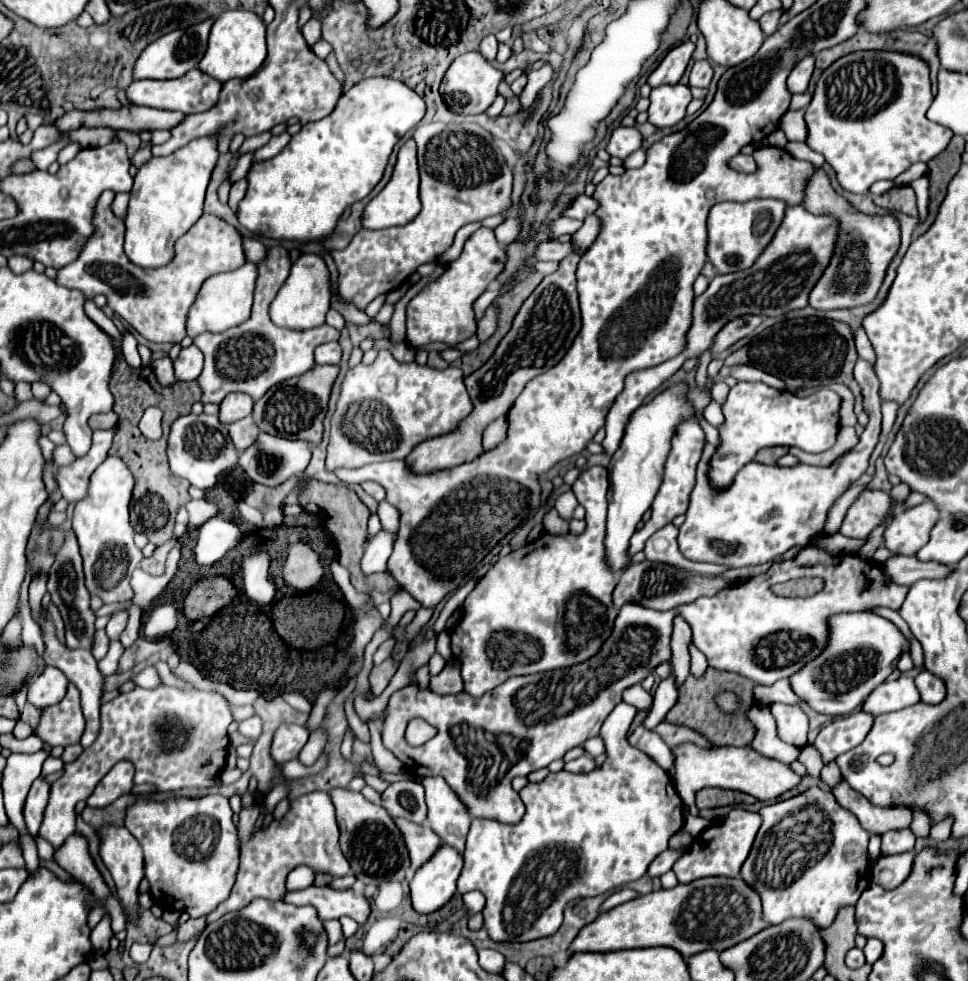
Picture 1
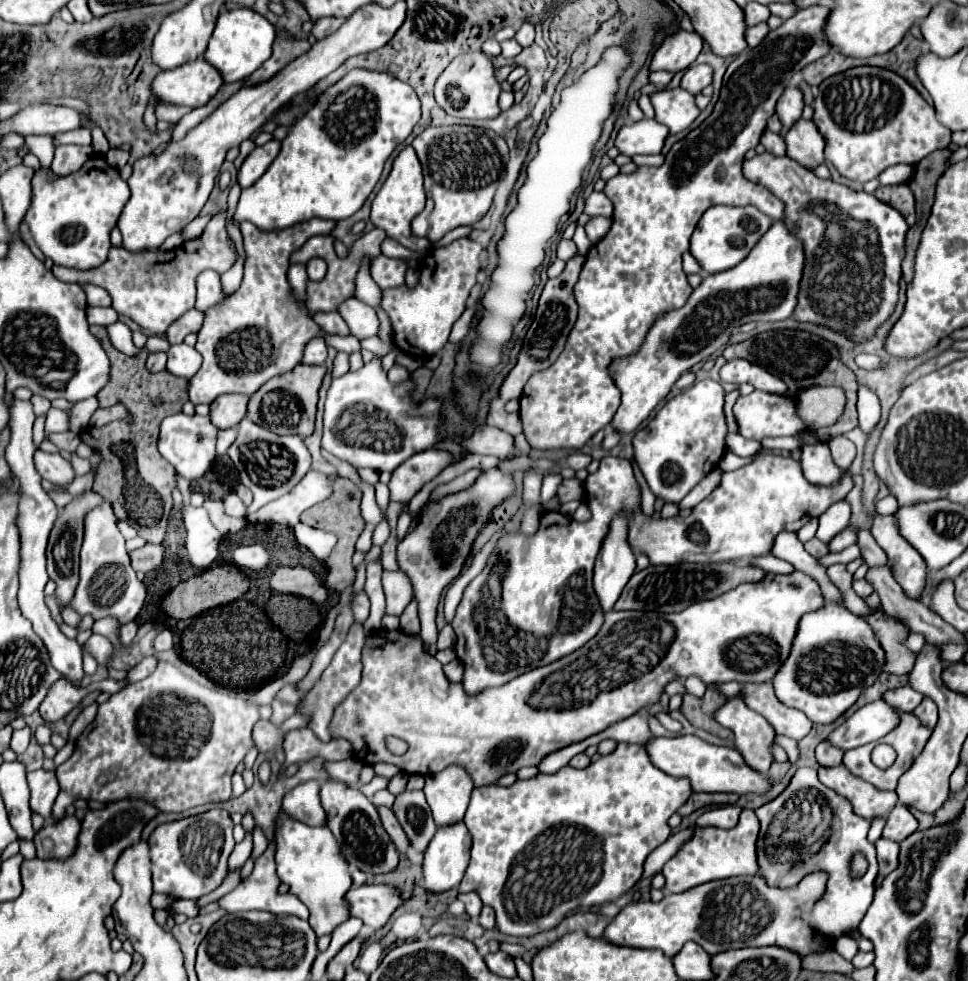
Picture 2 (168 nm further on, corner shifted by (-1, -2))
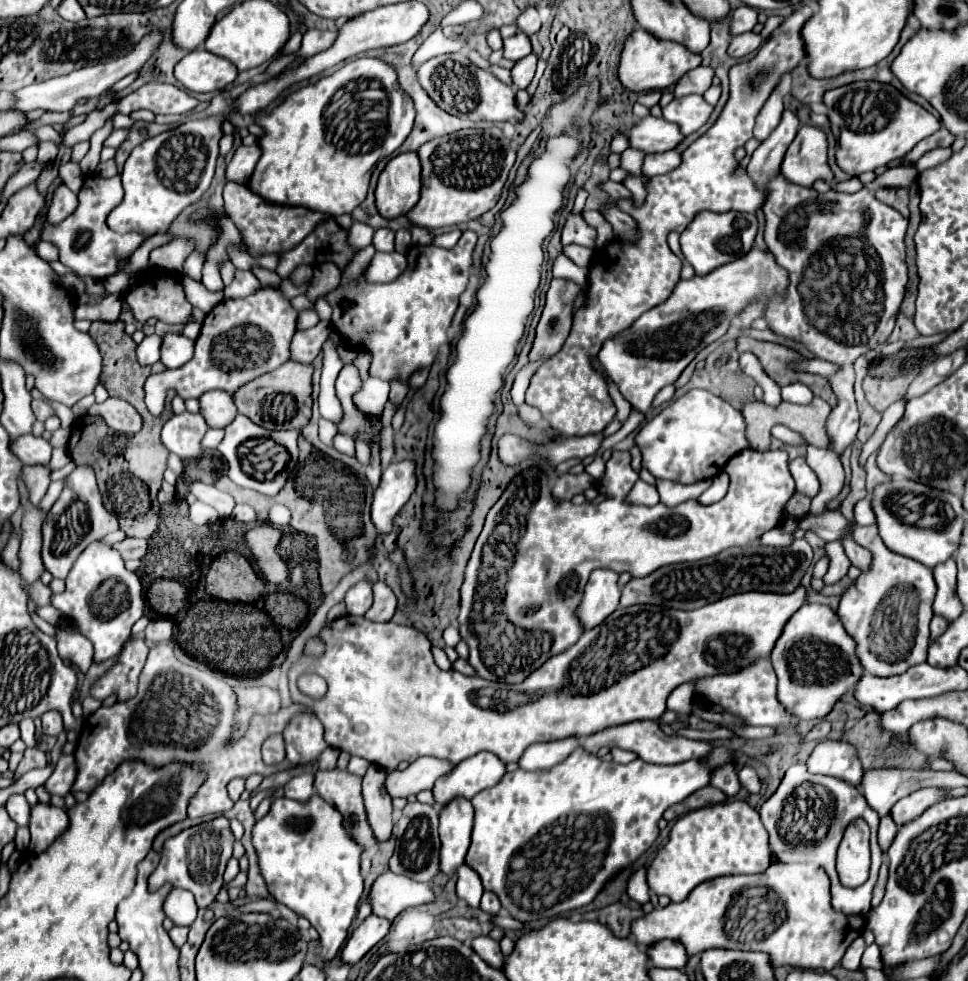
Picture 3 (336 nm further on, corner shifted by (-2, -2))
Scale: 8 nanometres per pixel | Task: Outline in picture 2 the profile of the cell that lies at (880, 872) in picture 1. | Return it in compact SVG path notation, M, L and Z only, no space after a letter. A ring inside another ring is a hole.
M881 837L879 843L875 843L875 847L877 847L877 861L879 861L879 877L883 879L897 867L899 843Z

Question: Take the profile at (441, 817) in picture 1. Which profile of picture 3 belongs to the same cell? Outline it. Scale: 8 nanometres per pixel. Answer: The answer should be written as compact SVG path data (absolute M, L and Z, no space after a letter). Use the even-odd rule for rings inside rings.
M478 753L456 765L450 775L438 779L434 789L436 803L442 807L456 795L472 799L472 795L496 785L504 777L504 773L506 767L494 753Z

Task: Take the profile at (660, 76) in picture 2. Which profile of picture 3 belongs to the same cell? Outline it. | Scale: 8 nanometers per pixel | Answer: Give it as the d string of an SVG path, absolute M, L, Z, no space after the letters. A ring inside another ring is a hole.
M636 27L636 31L630 37L626 37L626 41L624 41L624 49L622 49L620 63L618 63L618 79L624 89L634 91L634 93L662 91L670 85L678 83L678 79L684 73L688 73L690 69L696 69L700 63L702 63L700 53L692 53L674 41L656 39L642 27Z

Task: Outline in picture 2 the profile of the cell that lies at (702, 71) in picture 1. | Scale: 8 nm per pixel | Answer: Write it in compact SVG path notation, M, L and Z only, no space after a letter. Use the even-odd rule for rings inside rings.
M691 65L683 79L681 79L681 87L693 95L701 93L707 85L711 85L713 79L713 69L709 65Z

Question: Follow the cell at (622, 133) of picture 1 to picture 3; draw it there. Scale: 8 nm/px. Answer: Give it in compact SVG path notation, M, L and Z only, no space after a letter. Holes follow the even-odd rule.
M652 115L638 121L630 131L630 145L644 153L664 153L676 149L682 141L684 135L676 123Z

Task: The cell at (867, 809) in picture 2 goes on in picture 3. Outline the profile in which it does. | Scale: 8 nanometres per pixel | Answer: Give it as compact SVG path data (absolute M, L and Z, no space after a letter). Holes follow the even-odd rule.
M824 739L812 749L806 767L810 773L838 777L854 787L860 785L862 771L864 771L858 753L854 751L854 745L846 741L832 741L832 739Z

